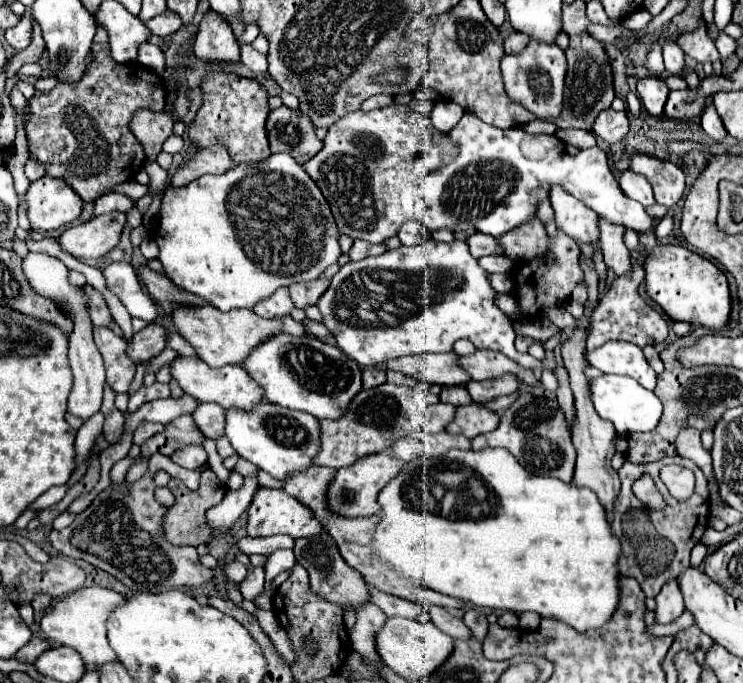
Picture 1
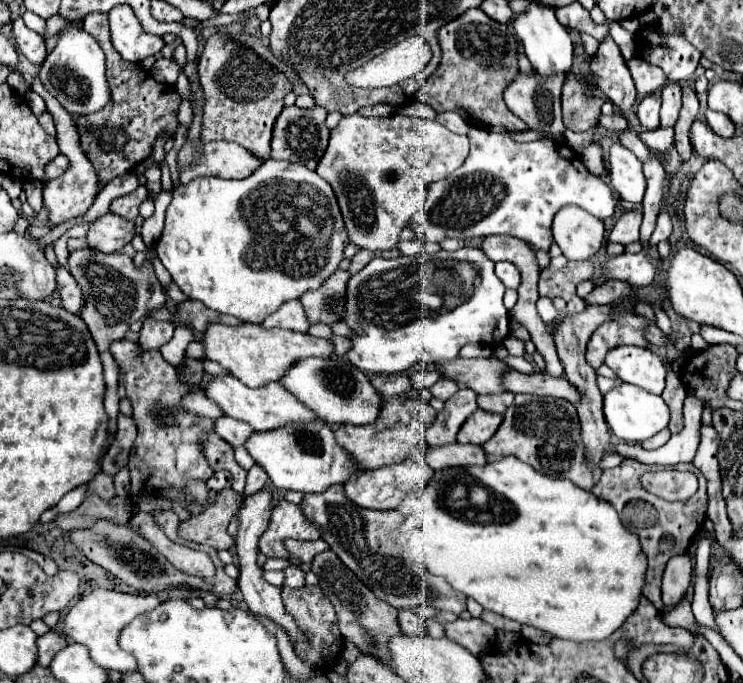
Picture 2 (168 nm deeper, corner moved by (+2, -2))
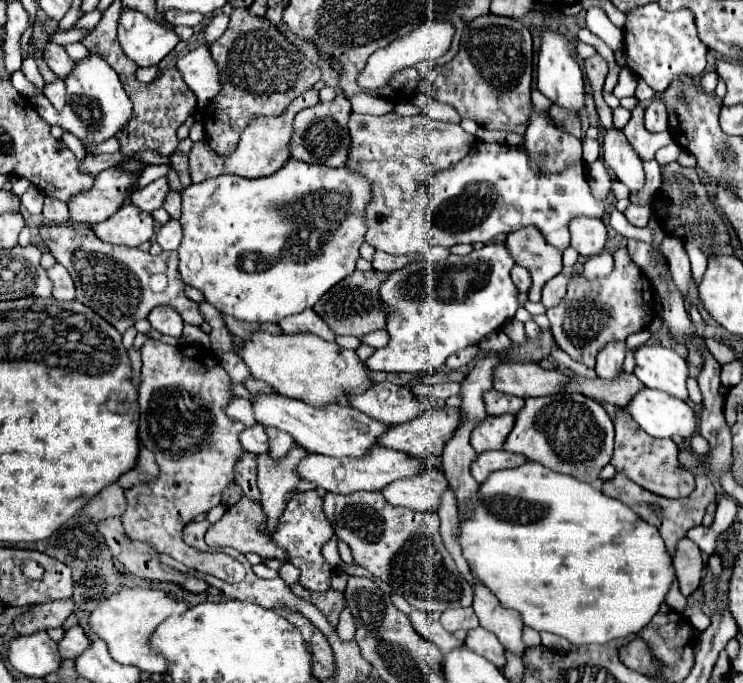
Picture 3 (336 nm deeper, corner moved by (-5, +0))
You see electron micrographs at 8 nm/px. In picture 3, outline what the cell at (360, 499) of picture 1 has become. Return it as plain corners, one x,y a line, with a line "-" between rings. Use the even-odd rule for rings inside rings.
430,470
426,474
396,480
388,484
382,494
392,506
406,506
422,512
436,512
440,508
440,498
448,490
448,480
440,470

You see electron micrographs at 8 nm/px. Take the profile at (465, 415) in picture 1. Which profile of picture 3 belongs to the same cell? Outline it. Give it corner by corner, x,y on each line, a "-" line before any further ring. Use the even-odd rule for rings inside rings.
502,414
502,416
486,416
478,428
474,428
470,444
478,454
488,450
502,450
502,444
510,430
514,428
514,414

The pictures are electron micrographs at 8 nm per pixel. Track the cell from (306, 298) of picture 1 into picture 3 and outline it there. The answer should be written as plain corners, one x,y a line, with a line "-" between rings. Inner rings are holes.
356,270
336,286
332,286
316,304
314,312
336,332
336,334
348,334
362,338
374,330
386,328
386,308
378,296
378,284
386,280
386,272
360,272

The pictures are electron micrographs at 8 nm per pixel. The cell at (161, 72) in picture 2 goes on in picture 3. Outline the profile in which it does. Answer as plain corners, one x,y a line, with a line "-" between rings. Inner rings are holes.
198,46
196,50
188,52
176,66
184,76
184,82
198,96
198,108
204,108
220,92
218,64
214,64
208,46

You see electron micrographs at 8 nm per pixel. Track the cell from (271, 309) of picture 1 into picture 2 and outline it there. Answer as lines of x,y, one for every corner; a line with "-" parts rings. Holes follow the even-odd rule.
299,300
285,302
283,308
279,308
275,314
269,314
263,322
265,328
287,328
287,330
297,330
297,332
307,332
309,322
305,318
303,306

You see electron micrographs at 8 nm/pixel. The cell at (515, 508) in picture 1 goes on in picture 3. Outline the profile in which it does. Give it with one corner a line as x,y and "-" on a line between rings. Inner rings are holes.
528,462
518,468
508,468
508,470
498,470
494,472
482,486
480,486
480,496
476,496
470,502
468,510
468,520
460,524
460,534
458,540
462,544
464,558
472,566
472,570
478,574
478,578
488,586
500,600
504,608
518,610
522,614
522,620
526,626
534,630
546,630
558,636
564,636
568,642
582,646
582,644
606,644
616,638
626,638
628,634
638,634
658,612
658,608
666,600
666,592
670,590
676,574
672,568
672,556
666,552
666,544
658,532
658,528
646,524
642,518
638,518
626,504
618,502
616,498
610,498
596,490
592,484
578,482
572,476
558,474
538,462

